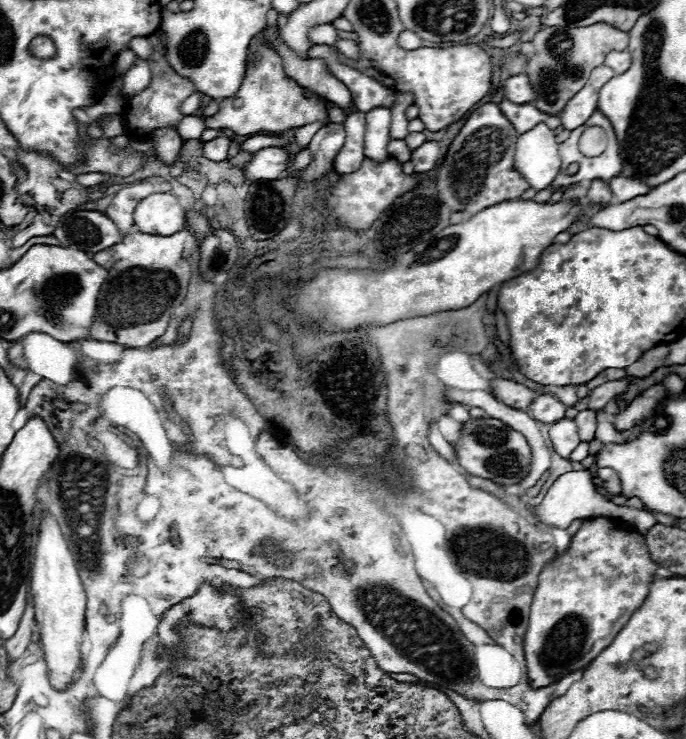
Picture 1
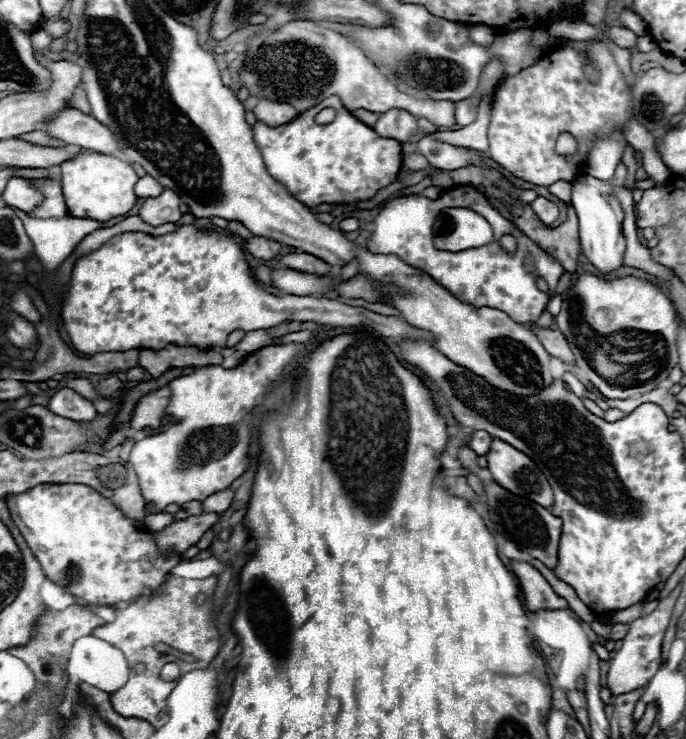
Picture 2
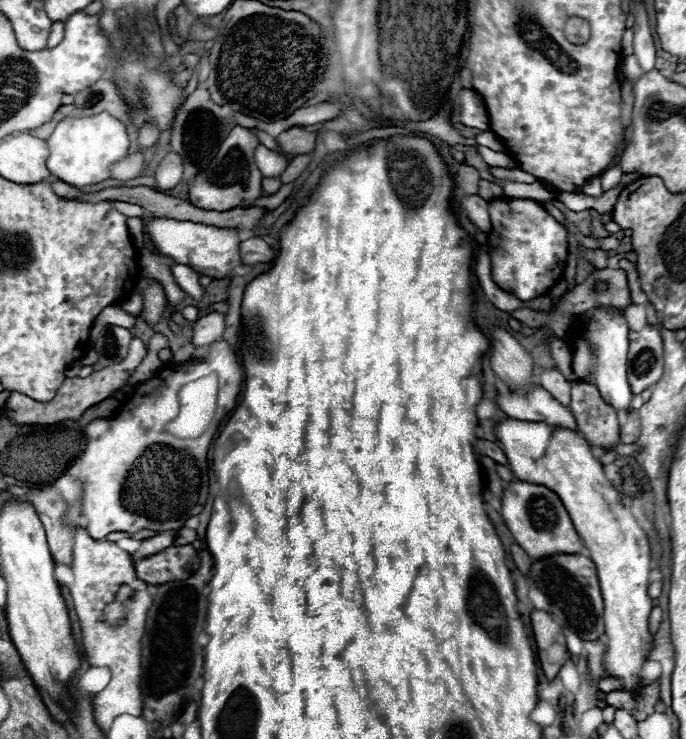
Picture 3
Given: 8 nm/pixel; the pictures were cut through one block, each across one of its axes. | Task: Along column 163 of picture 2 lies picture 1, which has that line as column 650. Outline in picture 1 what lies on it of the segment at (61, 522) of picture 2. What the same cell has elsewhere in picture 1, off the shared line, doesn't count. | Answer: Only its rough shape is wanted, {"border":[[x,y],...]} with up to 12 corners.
{"border":[[588,518],[548,562],[524,638],[534,688],[588,666],[656,576]]}

